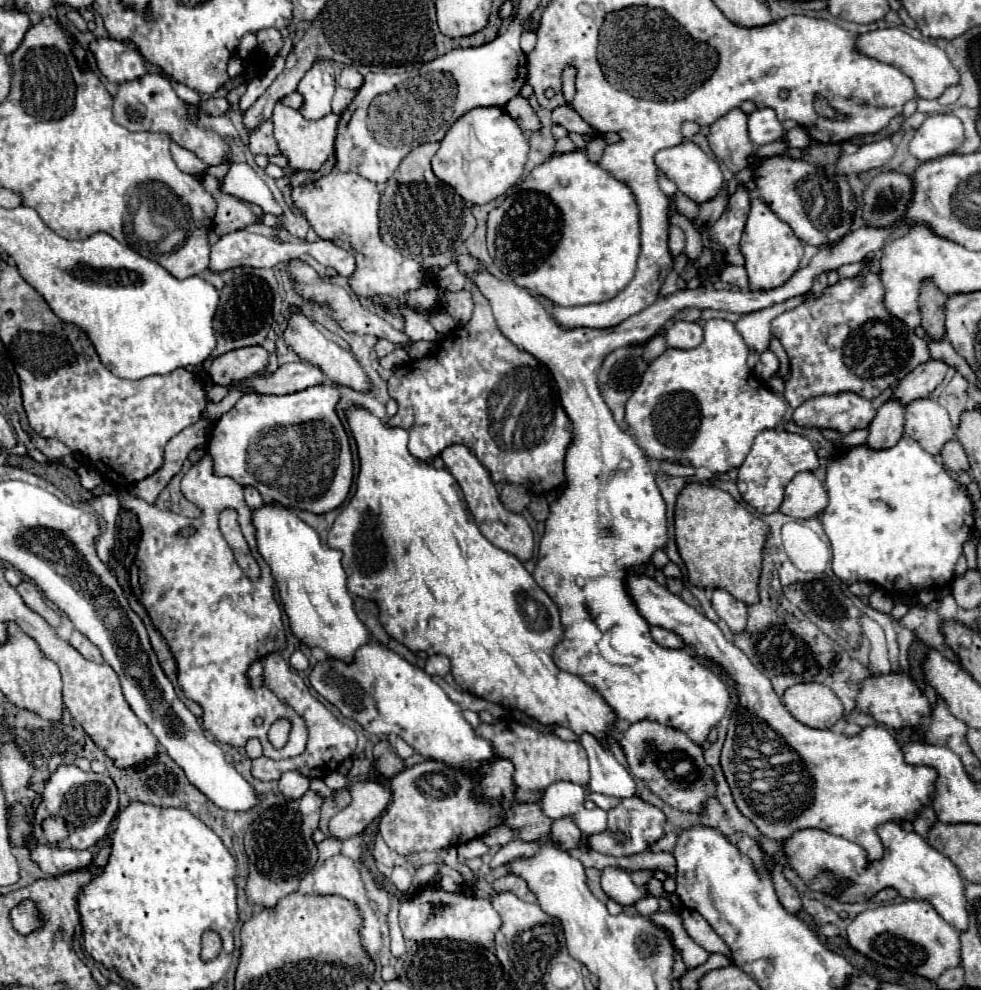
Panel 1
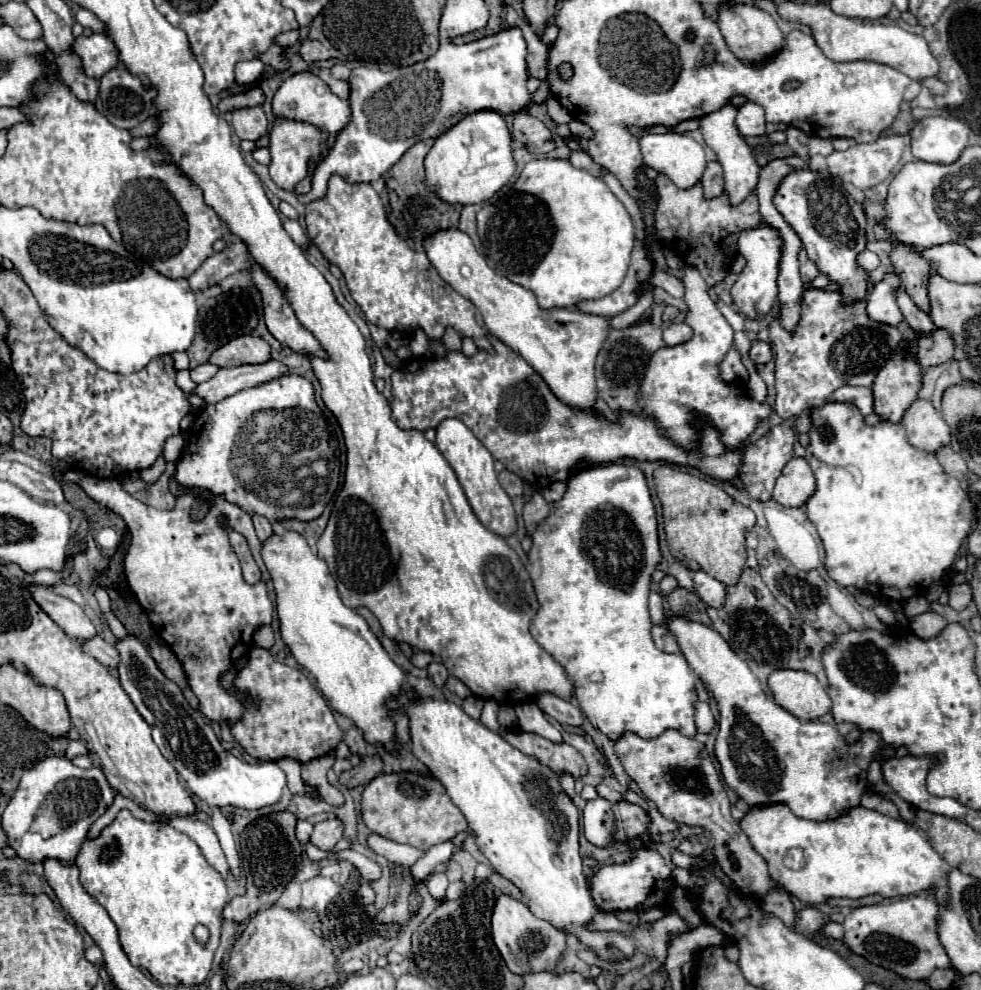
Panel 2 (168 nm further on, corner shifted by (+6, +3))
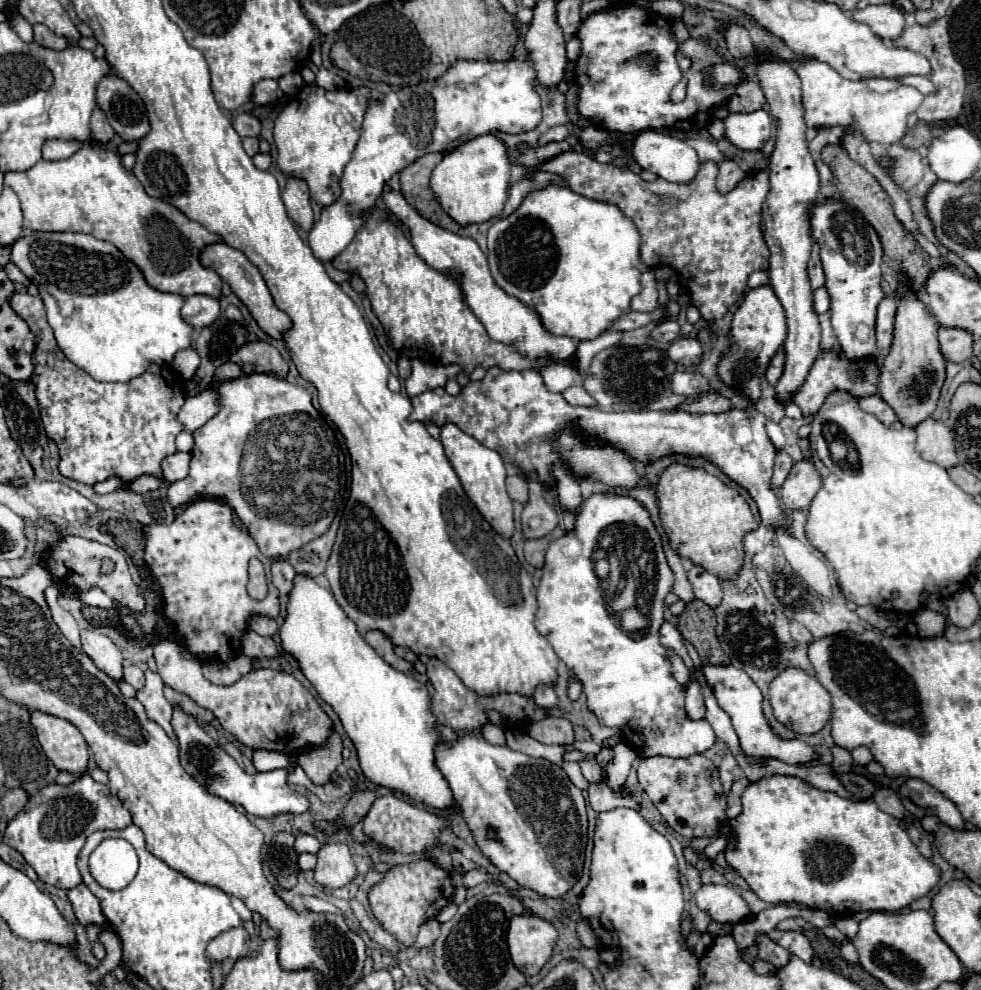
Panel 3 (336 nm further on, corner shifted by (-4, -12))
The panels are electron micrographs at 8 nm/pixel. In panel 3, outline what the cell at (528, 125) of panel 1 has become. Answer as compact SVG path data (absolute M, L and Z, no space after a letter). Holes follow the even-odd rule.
M578 151L560 153L542 161L538 167L566 177L572 191L584 197L616 203L620 211L634 221L644 239L640 247L642 263L648 267L670 265L680 271L682 283L690 289L692 303L706 321L724 317L744 295L750 273L768 271L770 249L762 235L762 203L770 189L768 171L748 175L734 191L720 195L714 187L718 173L716 163L702 163L696 179L686 185L664 179L648 183L632 171L612 167L610 163L600 165L594 157Z

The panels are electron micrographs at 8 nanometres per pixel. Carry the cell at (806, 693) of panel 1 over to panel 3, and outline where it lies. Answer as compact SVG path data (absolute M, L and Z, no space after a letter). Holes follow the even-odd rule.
M796 667L784 669L770 683L770 703L774 709L774 717L802 735L818 733L830 721L830 715L832 715L830 693L820 685L820 681L816 677L808 675L806 671L796 669Z

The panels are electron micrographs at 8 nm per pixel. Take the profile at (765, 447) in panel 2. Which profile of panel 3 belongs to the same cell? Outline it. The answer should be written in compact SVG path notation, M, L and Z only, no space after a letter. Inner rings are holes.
M786 451L776 453L776 465L774 465L774 475L772 475L772 491L776 491L776 493L780 491L784 479L788 477L788 473L792 469L792 465L794 465L794 461Z

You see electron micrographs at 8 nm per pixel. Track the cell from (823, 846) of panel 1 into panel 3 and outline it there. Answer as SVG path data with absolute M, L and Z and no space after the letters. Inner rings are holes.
M772 775L750 783L742 795L742 813L730 825L738 843L728 843L726 861L762 901L774 905L796 903L822 909L830 915L848 915L848 911L900 911L928 895L940 881L940 869L916 849L900 821L882 813L872 799L848 801L836 793L814 789L798 777Z

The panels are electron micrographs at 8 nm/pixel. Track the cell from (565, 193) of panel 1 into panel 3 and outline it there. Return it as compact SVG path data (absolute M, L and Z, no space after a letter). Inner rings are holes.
M546 185L544 189L536 189L532 193L526 195L526 199L522 201L522 205L506 219L498 219L492 223L492 227L488 229L488 263L490 263L490 271L494 281L508 293L518 297L520 301L524 301L526 305L534 307L536 313L540 315L544 327L552 333L552 335L566 335L572 339L594 339L600 333L604 333L610 323L614 319L618 319L628 307L630 307L630 299L640 291L640 275L642 275L642 261L640 261L640 233L636 229L636 225L632 223L632 219L624 217L624 213L614 205L614 203L604 203L604 201L596 201L596 199L588 199L580 193L574 193L568 185Z

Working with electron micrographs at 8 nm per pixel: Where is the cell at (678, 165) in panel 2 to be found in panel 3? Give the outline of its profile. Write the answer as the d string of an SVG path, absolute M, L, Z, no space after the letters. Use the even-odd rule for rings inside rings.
M642 131L632 143L632 155L646 171L670 183L690 183L700 171L700 159L682 139L660 131Z

